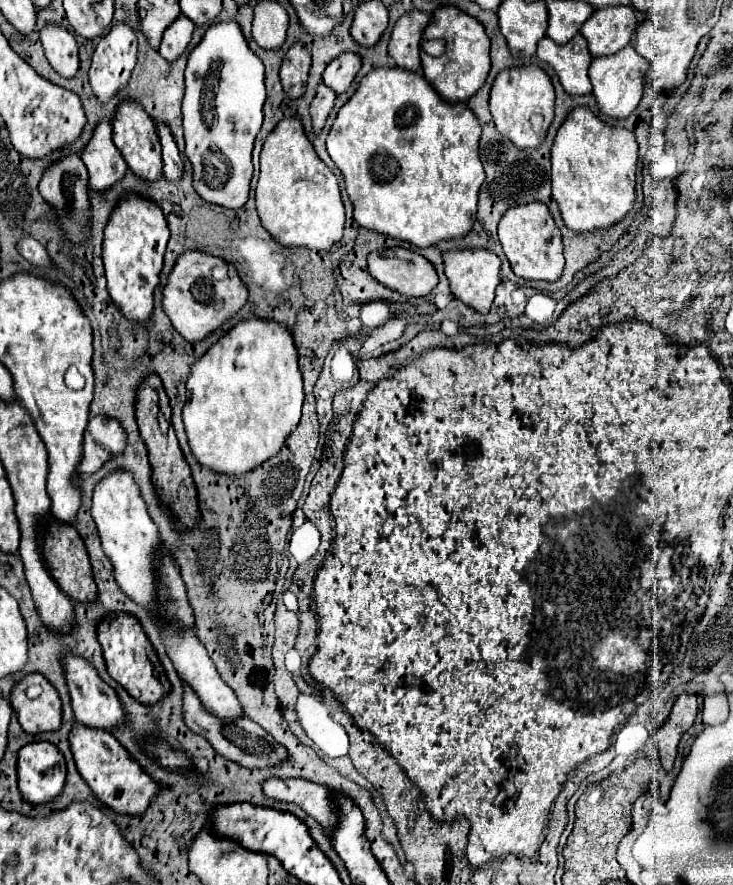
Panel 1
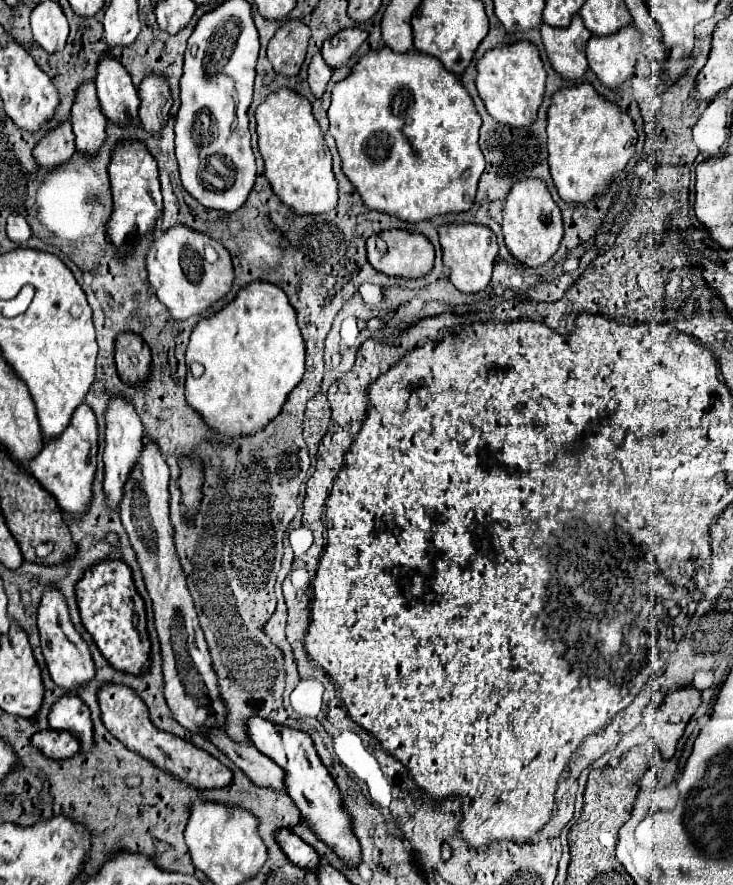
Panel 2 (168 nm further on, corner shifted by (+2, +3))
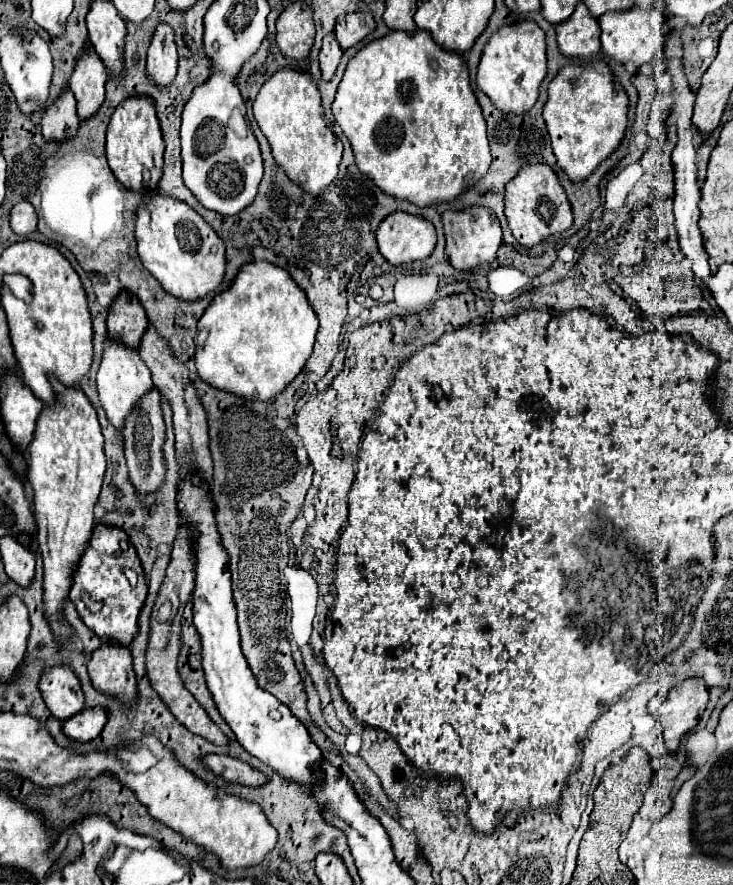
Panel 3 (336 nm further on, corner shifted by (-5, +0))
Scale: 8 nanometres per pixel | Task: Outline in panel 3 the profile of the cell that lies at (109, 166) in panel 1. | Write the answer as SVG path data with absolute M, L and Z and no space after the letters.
M90 47L88 53L84 53L84 57L80 57L80 61L76 63L76 69L70 81L70 89L76 97L80 121L88 121L100 111L106 99L106 91L104 91L106 81L108 81L106 69L100 57L96 57L94 49Z

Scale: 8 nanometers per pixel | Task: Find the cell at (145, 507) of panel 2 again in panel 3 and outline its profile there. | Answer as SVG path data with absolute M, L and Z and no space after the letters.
M154 389L140 401L140 407L132 411L128 417L128 423L124 427L124 451L126 451L126 463L128 463L128 475L130 483L136 489L138 495L152 495L164 485L166 477L166 461L164 461L164 421L162 421L162 409L160 409L160 393Z

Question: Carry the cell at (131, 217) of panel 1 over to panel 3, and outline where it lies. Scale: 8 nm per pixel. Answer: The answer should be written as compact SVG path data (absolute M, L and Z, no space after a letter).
M132 97L118 105L106 133L106 157L116 179L134 193L152 193L158 189L164 165L164 141L152 101Z

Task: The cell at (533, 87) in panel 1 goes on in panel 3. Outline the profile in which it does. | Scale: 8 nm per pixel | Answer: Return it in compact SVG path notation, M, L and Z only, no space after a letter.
M534 21L508 25L494 33L484 47L476 85L488 95L496 109L504 113L524 115L538 99L540 83L546 77L546 41L544 31Z

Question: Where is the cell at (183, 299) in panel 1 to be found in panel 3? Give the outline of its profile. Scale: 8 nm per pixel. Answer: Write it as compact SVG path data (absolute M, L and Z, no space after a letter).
M158 193L146 197L146 205L136 217L138 255L148 273L162 289L182 301L198 301L214 293L226 275L226 249L214 229L186 203L162 197Z

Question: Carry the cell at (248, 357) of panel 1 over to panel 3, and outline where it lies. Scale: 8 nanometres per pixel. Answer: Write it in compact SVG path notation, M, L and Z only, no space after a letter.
M266 261L248 263L236 275L232 287L216 295L198 321L198 333L194 337L196 371L204 383L218 391L232 393L246 401L268 401L282 393L288 387L288 381L292 381L296 373L302 371L308 357L312 355L316 333L316 313L292 277L284 269L276 269Z

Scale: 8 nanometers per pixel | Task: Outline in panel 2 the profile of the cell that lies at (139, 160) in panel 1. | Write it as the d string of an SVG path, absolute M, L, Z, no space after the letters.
M101 54L95 78L97 96L101 100L103 114L117 124L127 124L133 118L139 124L139 96L127 70L111 54Z

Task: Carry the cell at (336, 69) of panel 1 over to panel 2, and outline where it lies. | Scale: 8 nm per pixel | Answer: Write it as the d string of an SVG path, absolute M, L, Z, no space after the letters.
M345 28L341 30L341 34L335 34L333 38L323 42L321 54L325 58L325 62L333 68L345 64L355 52L357 48L365 42L367 32L361 28Z

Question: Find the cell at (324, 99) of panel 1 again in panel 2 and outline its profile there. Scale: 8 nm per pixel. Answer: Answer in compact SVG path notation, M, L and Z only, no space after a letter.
M317 52L309 62L309 86L315 98L323 96L329 78L331 78L331 66L323 60L321 52Z

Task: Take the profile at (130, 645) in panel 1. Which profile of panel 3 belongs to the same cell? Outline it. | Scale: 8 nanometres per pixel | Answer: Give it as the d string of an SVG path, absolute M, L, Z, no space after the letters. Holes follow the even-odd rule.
M96 525L96 533L92 535L92 541L88 545L88 549L84 551L84 557L80 559L80 565L76 567L76 577L74 577L74 585L70 589L70 601L76 605L76 611L80 613L82 621L106 643L120 643L120 645L132 645L132 641L138 635L138 617L140 611L144 607L148 595L148 585L146 585L146 577L140 565L140 559L132 547L132 543L128 541L128 535L120 529L112 529L112 527L104 527L104 525ZM124 569L132 569L138 575L138 583L130 585L128 577L124 575ZM90 593L96 599L104 601L104 609L96 615L92 615L84 601L82 595Z

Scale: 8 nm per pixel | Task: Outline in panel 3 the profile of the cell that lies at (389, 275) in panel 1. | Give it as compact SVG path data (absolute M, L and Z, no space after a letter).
M392 213L376 231L378 251L390 265L404 265L430 257L436 247L434 225L422 217Z

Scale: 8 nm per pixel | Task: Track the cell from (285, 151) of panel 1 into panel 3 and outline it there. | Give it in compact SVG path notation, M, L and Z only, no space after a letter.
M280 69L262 85L254 101L254 117L270 143L276 165L284 169L292 183L310 195L320 195L334 183L342 161L342 141L322 119L324 109L320 105L320 93L308 73Z

